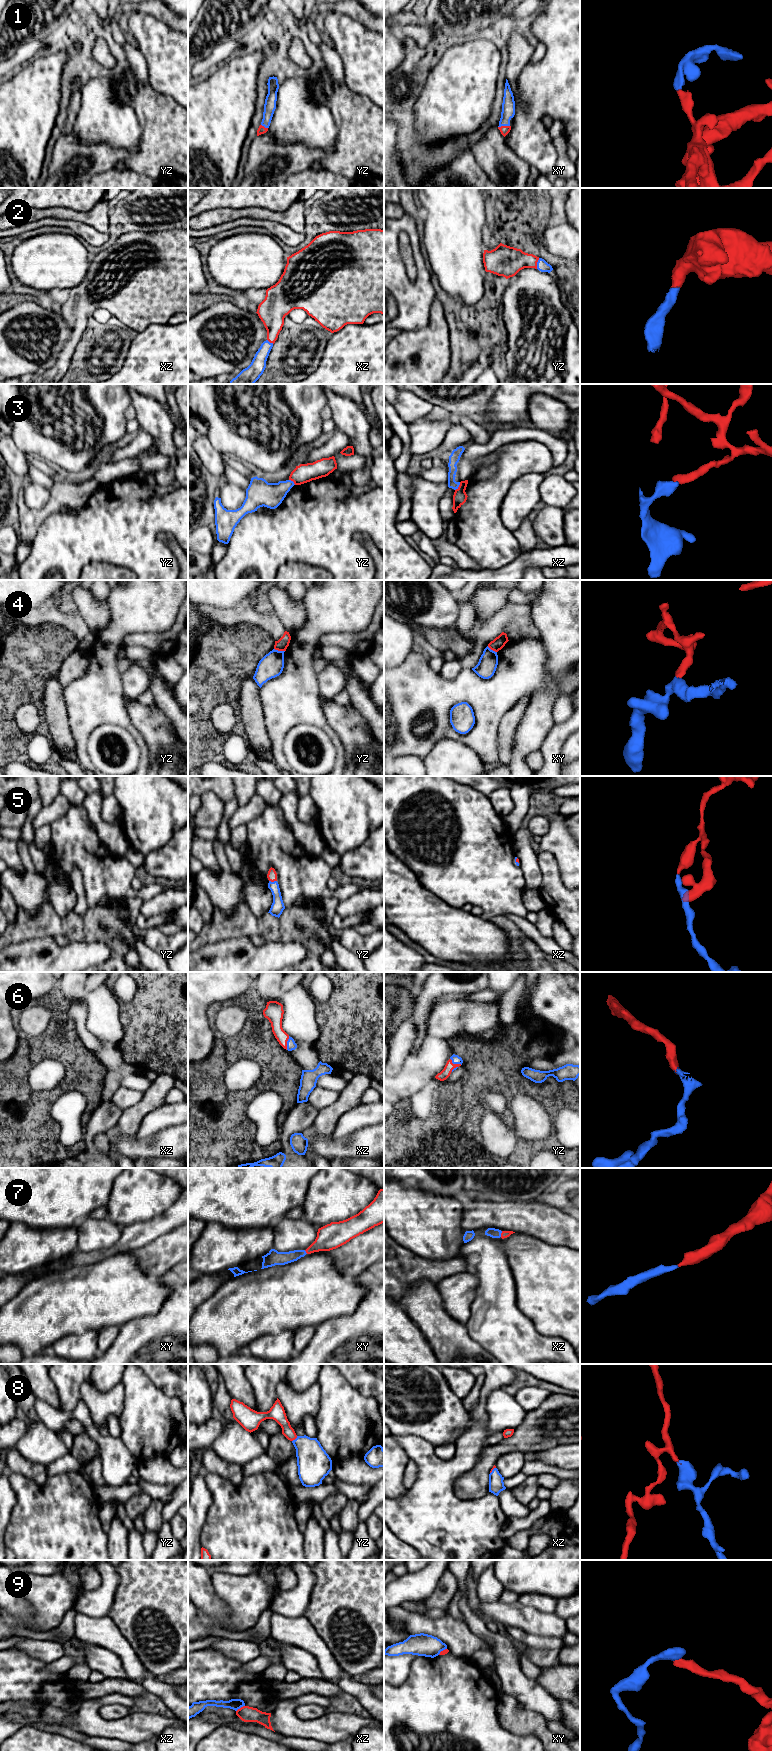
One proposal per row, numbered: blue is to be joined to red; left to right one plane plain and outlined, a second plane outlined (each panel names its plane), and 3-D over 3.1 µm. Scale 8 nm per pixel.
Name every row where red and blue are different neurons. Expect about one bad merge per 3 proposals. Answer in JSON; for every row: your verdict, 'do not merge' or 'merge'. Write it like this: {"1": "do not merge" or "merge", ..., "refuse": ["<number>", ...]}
{"1": "merge", "2": "merge", "3": "do not merge", "4": "do not merge", "5": "merge", "6": "merge", "7": "merge", "8": "merge", "9": "do not merge", "refuse": ["3", "4", "9"]}

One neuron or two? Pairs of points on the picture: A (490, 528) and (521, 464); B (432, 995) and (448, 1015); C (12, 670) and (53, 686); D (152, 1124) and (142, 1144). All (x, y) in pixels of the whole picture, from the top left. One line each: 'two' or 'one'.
A: one
B: two
C: two
D: two

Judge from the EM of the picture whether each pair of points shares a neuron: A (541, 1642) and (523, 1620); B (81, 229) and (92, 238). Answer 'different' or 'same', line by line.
A: different
B: same

